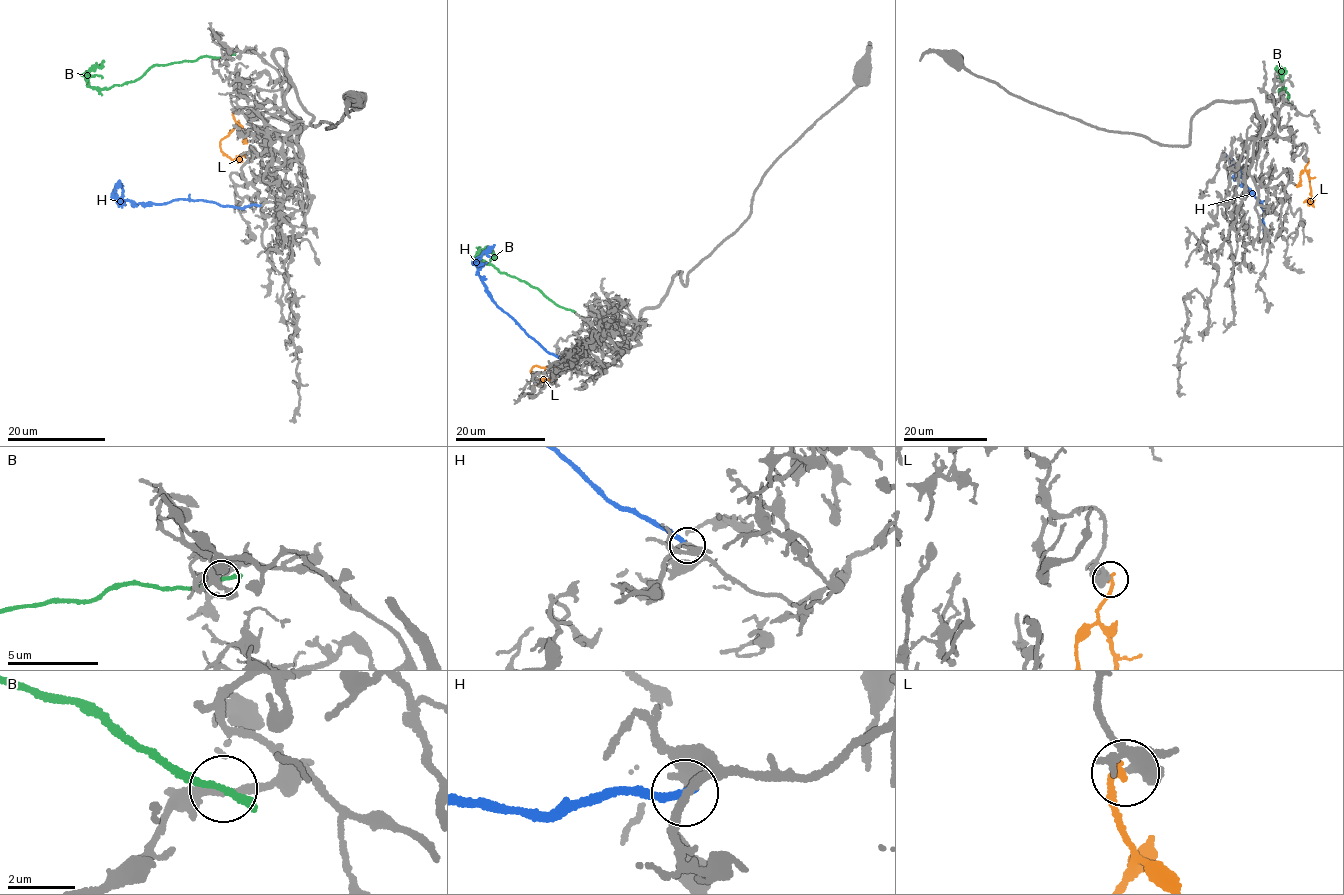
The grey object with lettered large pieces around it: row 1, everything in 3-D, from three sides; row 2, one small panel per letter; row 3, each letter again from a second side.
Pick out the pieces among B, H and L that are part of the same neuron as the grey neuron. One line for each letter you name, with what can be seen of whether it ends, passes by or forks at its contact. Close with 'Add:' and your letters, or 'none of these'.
L: it ends there
Add: L

